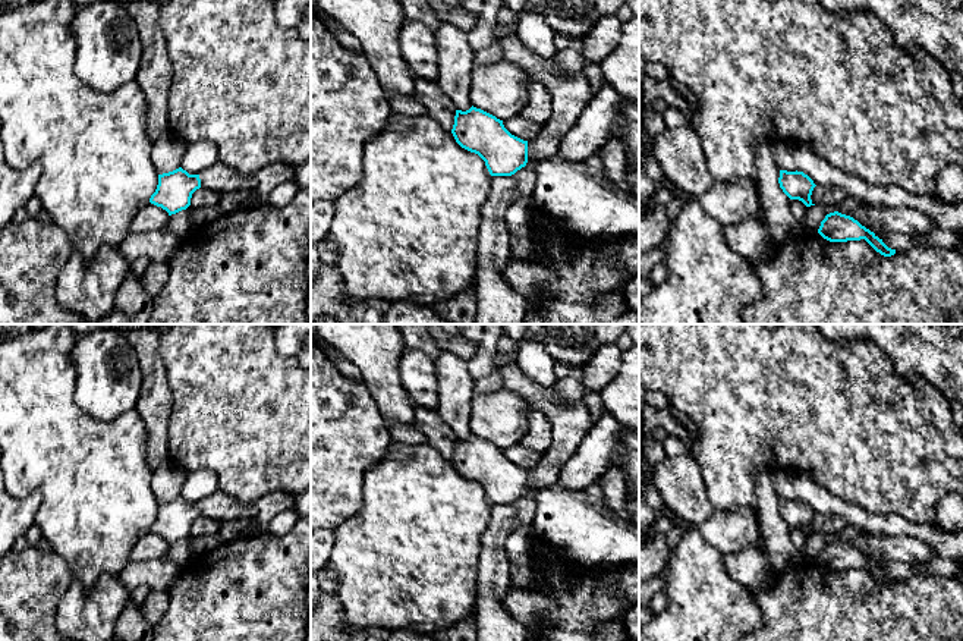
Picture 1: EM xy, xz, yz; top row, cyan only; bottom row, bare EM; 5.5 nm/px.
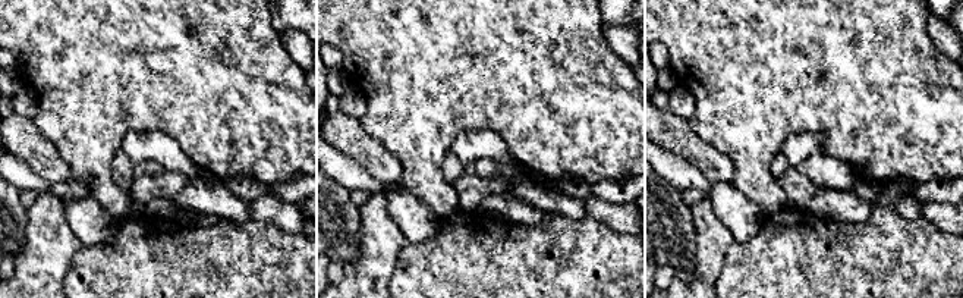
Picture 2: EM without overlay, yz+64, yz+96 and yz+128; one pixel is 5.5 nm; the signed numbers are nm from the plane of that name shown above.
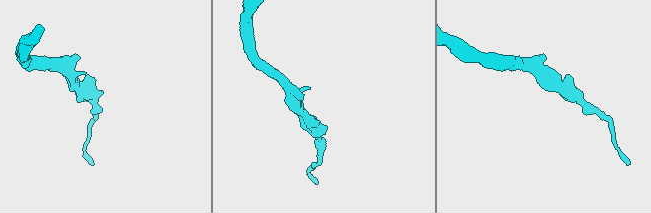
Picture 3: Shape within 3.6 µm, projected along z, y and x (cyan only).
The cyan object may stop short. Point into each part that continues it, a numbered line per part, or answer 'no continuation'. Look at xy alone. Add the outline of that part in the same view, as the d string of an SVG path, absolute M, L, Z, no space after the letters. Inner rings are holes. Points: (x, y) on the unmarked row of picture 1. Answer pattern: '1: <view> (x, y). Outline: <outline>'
1: xy (220, 506). Outline: M220 490L199 502L202 516L208 516L221 524L251 518L262 527L289 506L289 496L280 491L271 491L255 502L243 503Z

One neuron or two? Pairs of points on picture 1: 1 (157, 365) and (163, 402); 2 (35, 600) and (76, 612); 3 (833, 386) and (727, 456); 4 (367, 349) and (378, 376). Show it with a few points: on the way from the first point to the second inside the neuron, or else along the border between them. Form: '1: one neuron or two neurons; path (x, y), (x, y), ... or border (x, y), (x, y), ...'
1: one neuron; path (157, 374), (157, 393)
2: two neurons; border (75, 578), (59, 602), (54, 625)
3: one neuron; path (806, 401), (783, 401), (754, 430)
4: one neuron; path (373, 355), (378, 361), (378, 370)

